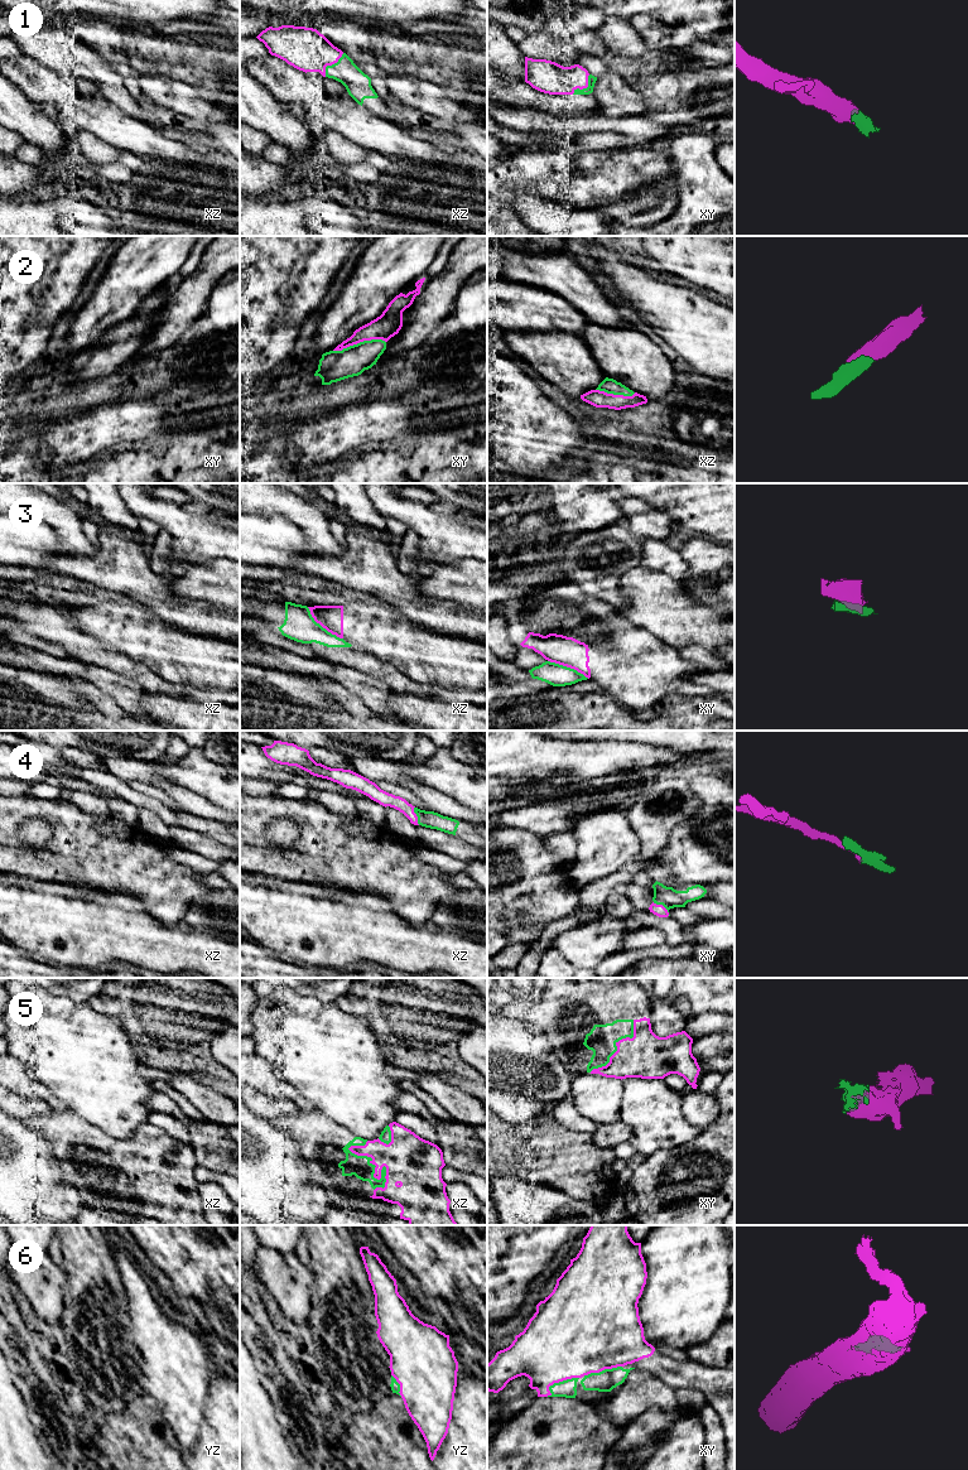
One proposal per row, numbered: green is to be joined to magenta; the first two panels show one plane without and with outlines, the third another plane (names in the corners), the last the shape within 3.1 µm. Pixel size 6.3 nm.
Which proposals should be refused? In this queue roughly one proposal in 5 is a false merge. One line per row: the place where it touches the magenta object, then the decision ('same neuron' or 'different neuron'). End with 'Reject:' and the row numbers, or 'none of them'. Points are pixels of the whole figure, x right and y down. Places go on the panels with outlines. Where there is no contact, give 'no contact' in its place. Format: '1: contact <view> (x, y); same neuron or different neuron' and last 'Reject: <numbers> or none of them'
1: contact xz (331, 64); same neuron
2: contact xy (359, 342); same neuron
3: contact xz (322, 626); different neuron
4: contact xz (415, 815); same neuron
5: contact xz (374, 1176); same neuron
6: contact xy (558, 1382); same neuron
Reject: 3

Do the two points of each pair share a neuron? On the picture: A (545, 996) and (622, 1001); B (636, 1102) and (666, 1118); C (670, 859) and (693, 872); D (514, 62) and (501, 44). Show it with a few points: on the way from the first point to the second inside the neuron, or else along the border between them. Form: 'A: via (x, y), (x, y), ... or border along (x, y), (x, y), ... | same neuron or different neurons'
A: via (564, 996), (587, 996), (603, 1001) | same neuron
B: via (644, 1102), (659, 1117) | same neuron
C: via (675, 859), (680, 859), (688, 867) | same neuron
D: via (510, 58), (501, 48) | same neuron

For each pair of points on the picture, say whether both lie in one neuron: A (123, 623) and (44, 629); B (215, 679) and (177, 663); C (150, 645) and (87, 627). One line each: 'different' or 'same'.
A: different
B: same
C: same

